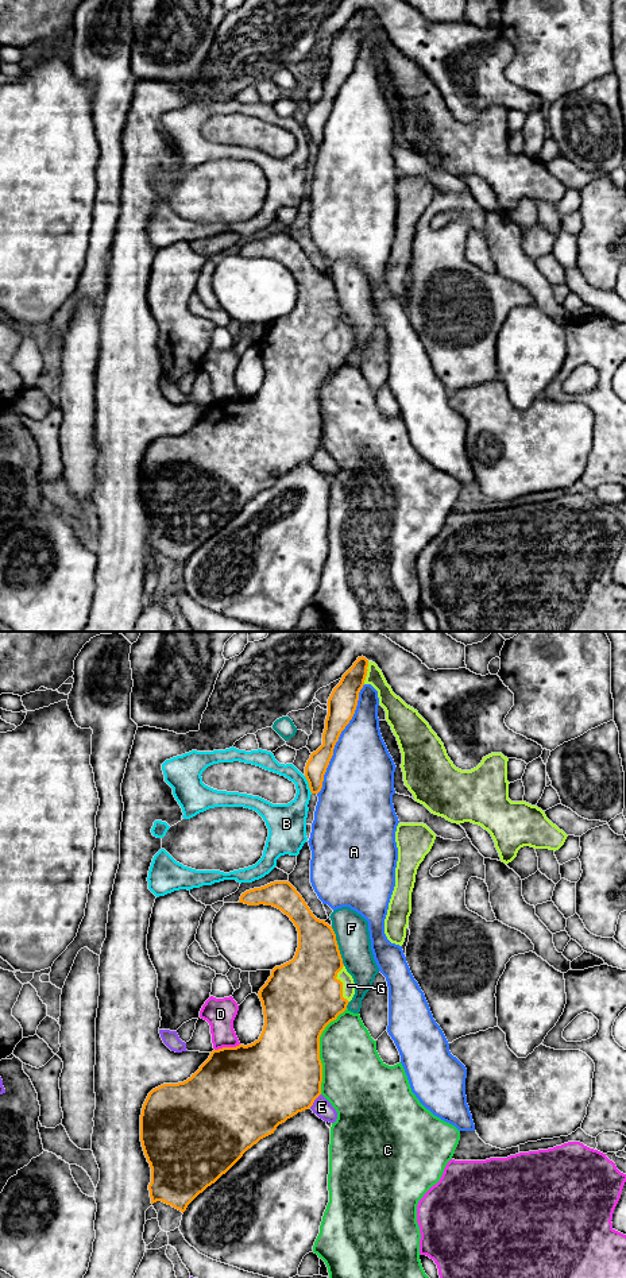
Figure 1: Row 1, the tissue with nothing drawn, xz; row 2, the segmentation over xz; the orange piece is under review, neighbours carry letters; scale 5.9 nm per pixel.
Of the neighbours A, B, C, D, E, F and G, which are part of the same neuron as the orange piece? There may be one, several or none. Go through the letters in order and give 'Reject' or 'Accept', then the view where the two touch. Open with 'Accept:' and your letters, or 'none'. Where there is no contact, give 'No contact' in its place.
Accept: G
A: Reject. Touches orange in xz
B: Reject. Touches orange in xz
C: Reject. Touches orange in xz
D: Reject. Touches orange in xz
E: Reject. Touches orange in xz
F: Reject. Touches orange in xz
G: Accept. Touches orange in xz

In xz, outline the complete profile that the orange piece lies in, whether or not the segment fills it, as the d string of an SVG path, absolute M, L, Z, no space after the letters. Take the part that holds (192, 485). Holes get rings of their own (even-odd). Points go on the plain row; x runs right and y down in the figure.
M289 233L246 243L239 255L281 262L297 279L298 300L291 313L271 323L258 345L264 367L259 391L247 398L213 402L190 430L152 441L143 456L140 494L151 520L151 556L162 553L182 565L248 501L313 457L322 435L320 389L355 347L355 335L343 316L332 278L313 267Z

